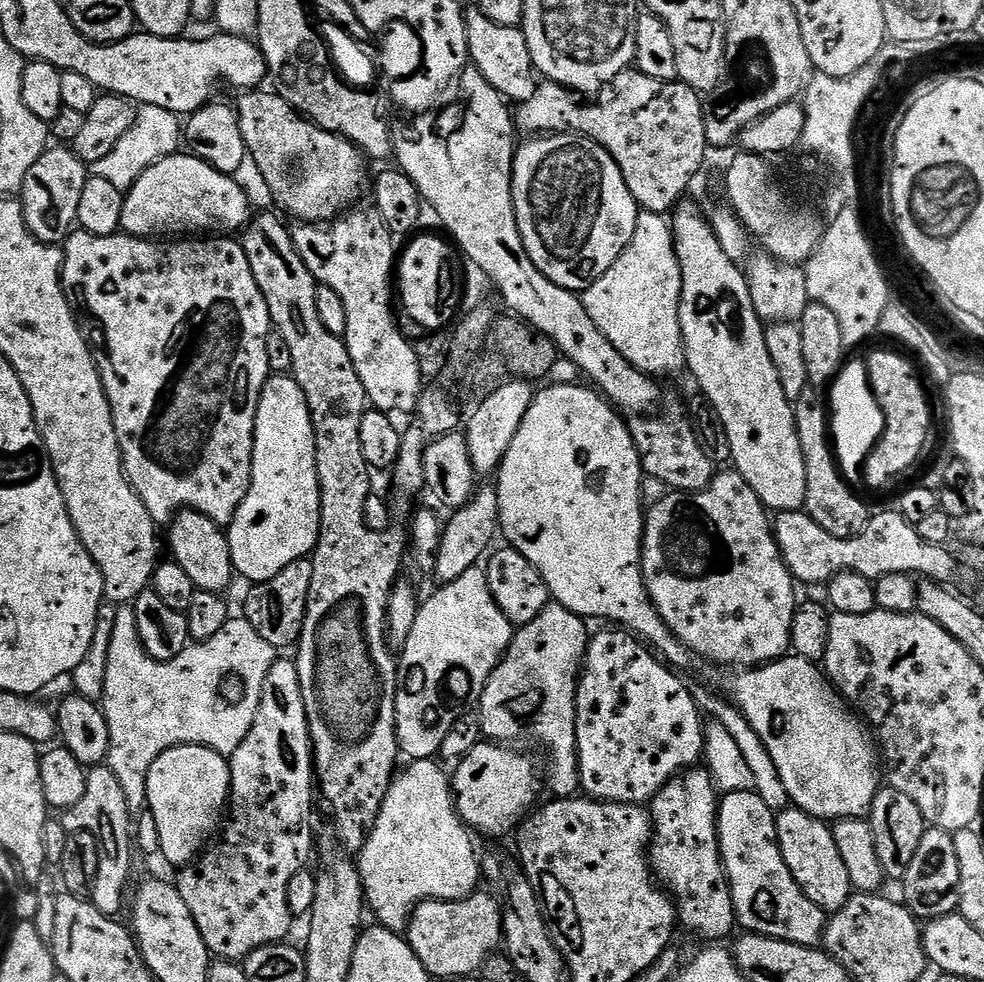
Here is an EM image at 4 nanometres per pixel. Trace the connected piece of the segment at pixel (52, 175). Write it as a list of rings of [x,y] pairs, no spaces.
[[[52,146],[34,162],[26,182],[18,193],[18,199],[26,226],[34,238],[43,244],[63,245],[78,224],[78,202],[82,199],[82,186],[86,186],[90,172],[84,161],[77,158],[68,146]]]

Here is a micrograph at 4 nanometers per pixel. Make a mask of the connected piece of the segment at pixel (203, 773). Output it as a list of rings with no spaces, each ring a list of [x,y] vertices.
[[[183,744],[163,752],[158,762],[154,762],[154,766],[150,766],[148,771],[146,808],[147,811],[152,812],[155,825],[158,826],[159,855],[164,856],[166,863],[176,864],[175,866],[191,864],[204,851],[225,819],[231,795],[230,766],[222,754],[201,744]]]

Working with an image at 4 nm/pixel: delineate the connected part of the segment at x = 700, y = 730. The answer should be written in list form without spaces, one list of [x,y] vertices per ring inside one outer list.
[[[624,630],[615,631],[600,632],[597,636],[595,633],[589,639],[580,684],[576,687],[576,757],[580,787],[583,795],[593,800],[644,806],[668,780],[701,763],[705,721],[688,684],[680,681],[676,677],[679,675],[657,659],[635,635]]]

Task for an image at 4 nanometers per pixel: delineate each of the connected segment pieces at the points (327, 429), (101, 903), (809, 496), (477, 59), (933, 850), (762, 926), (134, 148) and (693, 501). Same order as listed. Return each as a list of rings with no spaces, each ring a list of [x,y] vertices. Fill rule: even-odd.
[[[275,211],[272,212],[264,212],[257,220],[255,217],[251,221],[250,227],[243,233],[242,243],[246,258],[250,258],[250,270],[254,270],[258,290],[262,290],[262,298],[266,298],[273,329],[282,338],[286,338],[286,346],[290,346],[291,375],[296,377],[298,386],[302,386],[306,394],[314,426],[316,469],[320,487],[320,522],[323,528],[318,534],[318,542],[310,557],[314,566],[314,578],[310,582],[304,625],[294,659],[298,682],[302,682],[302,702],[306,706],[308,733],[312,739],[314,780],[318,785],[319,795],[320,792],[324,795],[324,800],[332,811],[332,828],[336,831],[337,840],[335,843],[345,853],[358,854],[368,841],[368,835],[372,833],[388,787],[397,771],[398,660],[388,647],[388,596],[401,575],[400,563],[403,562],[404,556],[406,560],[406,540],[405,537],[403,540],[402,537],[395,536],[395,531],[375,532],[370,530],[370,526],[366,526],[366,498],[373,495],[374,488],[373,473],[362,454],[360,427],[365,412],[370,408],[368,395],[362,386],[362,378],[358,378],[358,370],[354,370],[354,362],[350,362],[350,354],[343,339],[330,334],[330,330],[322,326],[322,320],[318,318],[316,279],[310,274],[306,262],[302,262],[296,244],[292,241],[291,231],[287,227],[284,229],[283,222],[279,220],[281,217]]]
[[[107,766],[88,768],[86,778],[86,794],[78,801],[78,806],[67,809],[63,813],[62,823],[67,832],[89,832],[94,834],[100,851],[98,874],[94,877],[94,890],[90,897],[92,905],[102,914],[113,918],[125,911],[128,892],[128,879],[132,876],[132,852],[134,853],[134,820],[128,814],[126,794],[122,794],[122,786],[118,778]]]
[[[813,387],[808,389],[794,401],[798,442],[802,446],[802,454],[806,462],[806,502],[804,508],[822,530],[834,534],[838,538],[856,536],[868,524],[870,509],[848,489],[846,481],[840,477],[837,457],[830,443],[830,416],[826,404],[820,401],[821,393]]]
[[[472,6],[464,13],[466,22],[466,42],[468,43],[468,59],[471,67],[476,68],[509,102],[529,100],[536,92],[538,73],[532,67],[530,46],[526,46],[526,34],[523,27],[511,28],[498,26],[482,14],[478,6]],[[516,100],[516,101],[515,101]]]
[[[925,827],[922,842],[918,842],[918,851],[910,862],[902,881],[904,896],[902,903],[916,915],[921,922],[936,920],[948,916],[960,907],[960,875],[958,874],[958,854],[954,851],[953,833]]]
[[[756,791],[727,793],[718,804],[716,833],[739,927],[798,946],[817,947],[824,938],[826,913],[794,882],[778,846],[774,809],[766,806]]]
[[[143,106],[137,111],[134,122],[122,138],[102,158],[102,162],[94,162],[90,165],[91,175],[106,178],[106,182],[111,182],[113,186],[118,186],[118,190],[127,193],[128,189],[142,178],[142,174],[150,166],[154,166],[162,158],[177,155],[178,147],[182,144],[182,120],[175,116],[170,110],[162,110],[162,106]]]
[[[720,470],[715,473],[710,482],[700,492],[674,492],[669,491],[662,502],[651,505],[647,509],[644,518],[644,541],[640,551],[640,569],[644,575],[644,585],[648,591],[648,601],[658,610],[662,622],[682,642],[682,646],[688,648],[693,657],[700,660],[709,660],[712,664],[725,664],[731,670],[747,670],[765,664],[771,664],[774,660],[779,660],[789,651],[792,639],[790,638],[790,626],[796,613],[798,597],[796,597],[797,585],[792,579],[790,570],[780,553],[780,547],[776,541],[774,531],[774,520],[769,509],[764,507],[763,502],[750,490],[750,482],[742,478],[742,474],[735,470]]]

